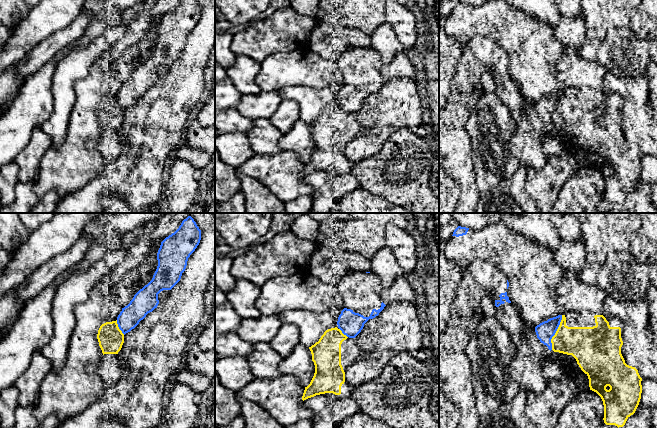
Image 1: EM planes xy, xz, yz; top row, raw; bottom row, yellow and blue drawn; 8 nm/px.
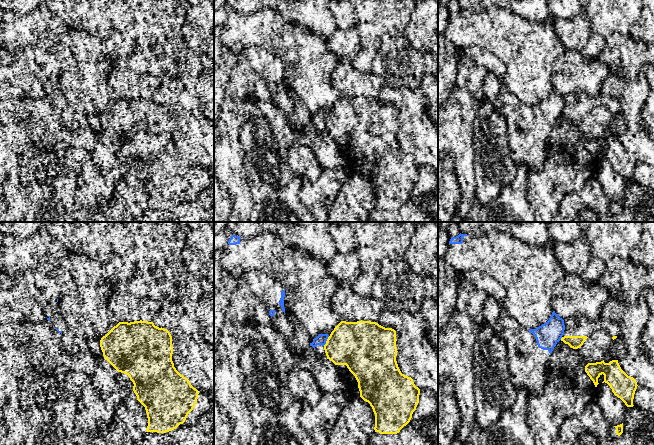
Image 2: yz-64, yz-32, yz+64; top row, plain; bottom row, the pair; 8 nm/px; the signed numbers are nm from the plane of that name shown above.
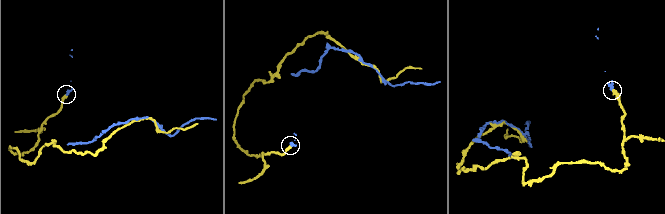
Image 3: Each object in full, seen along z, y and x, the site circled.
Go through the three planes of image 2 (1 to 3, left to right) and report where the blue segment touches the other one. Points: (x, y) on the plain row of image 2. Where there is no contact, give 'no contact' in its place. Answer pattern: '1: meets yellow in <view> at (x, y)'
1: no contact
2: meets yellow in yz-32 at (326, 117)
3: meets yellow in yz+64 at (561, 114)

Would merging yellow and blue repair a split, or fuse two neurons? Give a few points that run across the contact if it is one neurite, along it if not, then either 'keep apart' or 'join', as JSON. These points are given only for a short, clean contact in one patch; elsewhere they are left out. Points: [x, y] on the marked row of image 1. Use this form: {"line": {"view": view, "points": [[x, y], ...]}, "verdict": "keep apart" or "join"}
{"verdict": "keep apart"}

